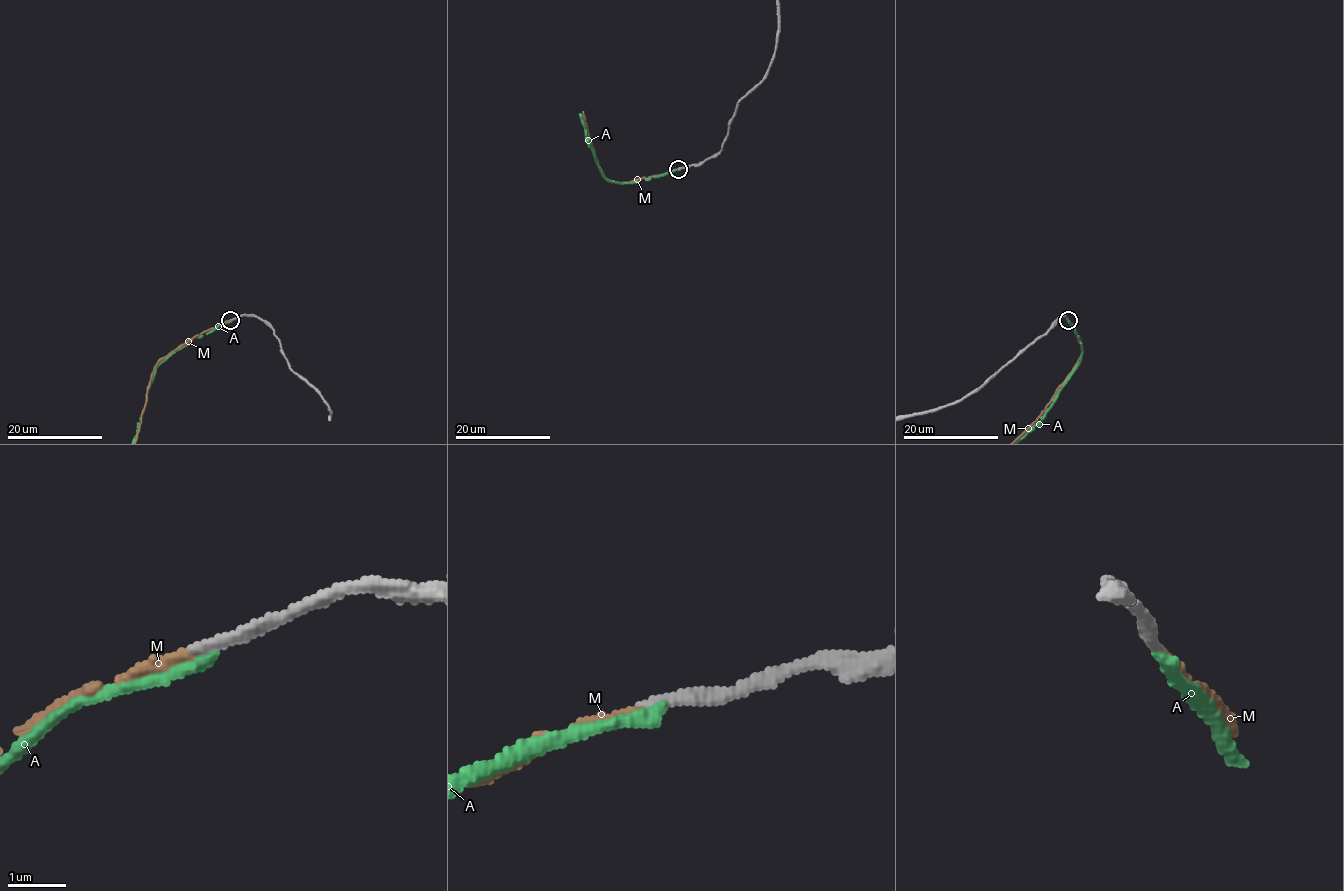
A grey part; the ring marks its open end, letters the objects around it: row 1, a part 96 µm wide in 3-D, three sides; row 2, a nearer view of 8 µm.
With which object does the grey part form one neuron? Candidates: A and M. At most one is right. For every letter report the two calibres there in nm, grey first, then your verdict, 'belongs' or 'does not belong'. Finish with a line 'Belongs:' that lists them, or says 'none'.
A: 220/220 nm | does not belong
M: 200/180 nm | belongs
Belongs: M

